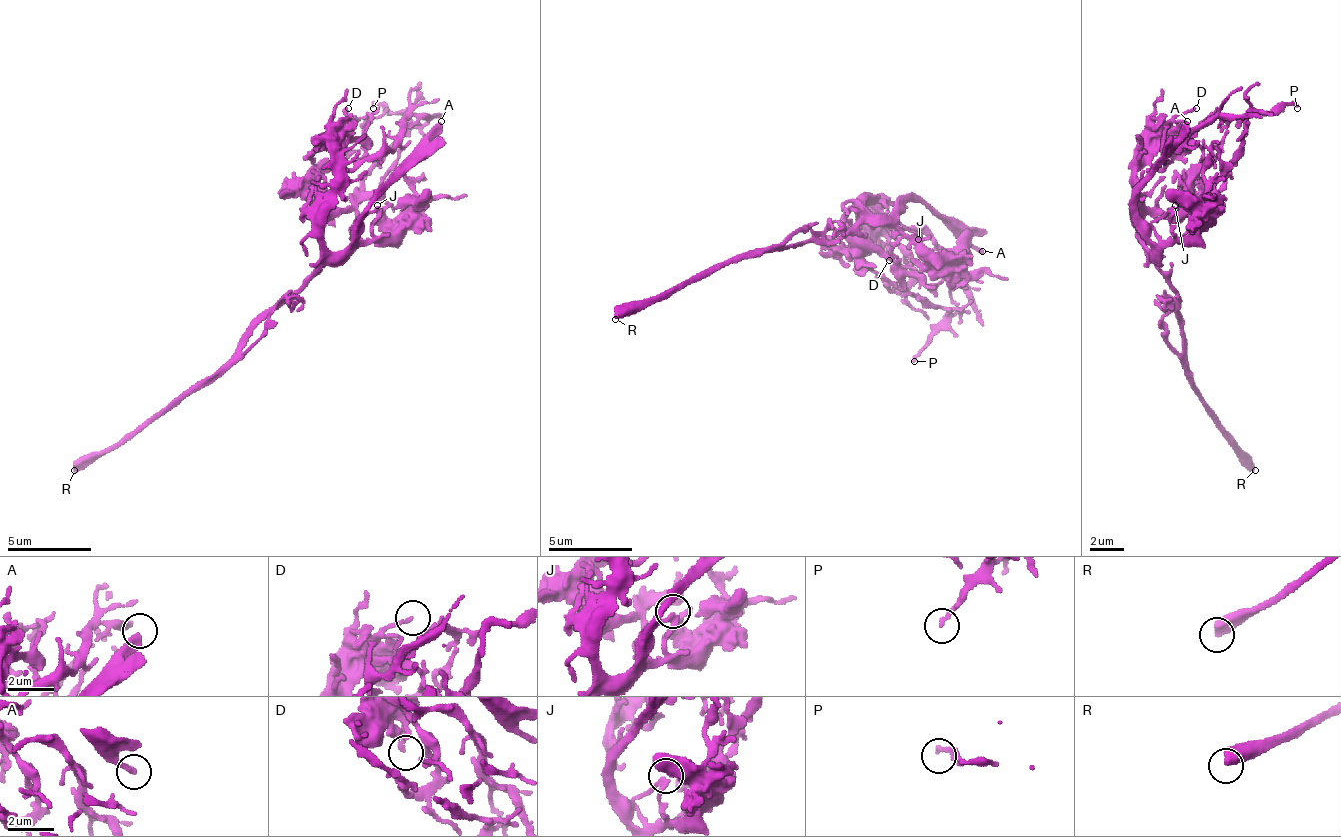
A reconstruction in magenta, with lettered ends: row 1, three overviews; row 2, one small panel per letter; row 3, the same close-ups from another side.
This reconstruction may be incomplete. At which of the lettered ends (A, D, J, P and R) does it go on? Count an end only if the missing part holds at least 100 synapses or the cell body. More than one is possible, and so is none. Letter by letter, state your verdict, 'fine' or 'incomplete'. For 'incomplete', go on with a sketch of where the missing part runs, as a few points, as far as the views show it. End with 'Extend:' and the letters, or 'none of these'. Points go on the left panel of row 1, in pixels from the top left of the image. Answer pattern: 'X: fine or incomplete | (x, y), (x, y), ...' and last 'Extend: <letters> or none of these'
A: incomplete
D: fine
J: fine
P: fine
R: fine
Extend: A

